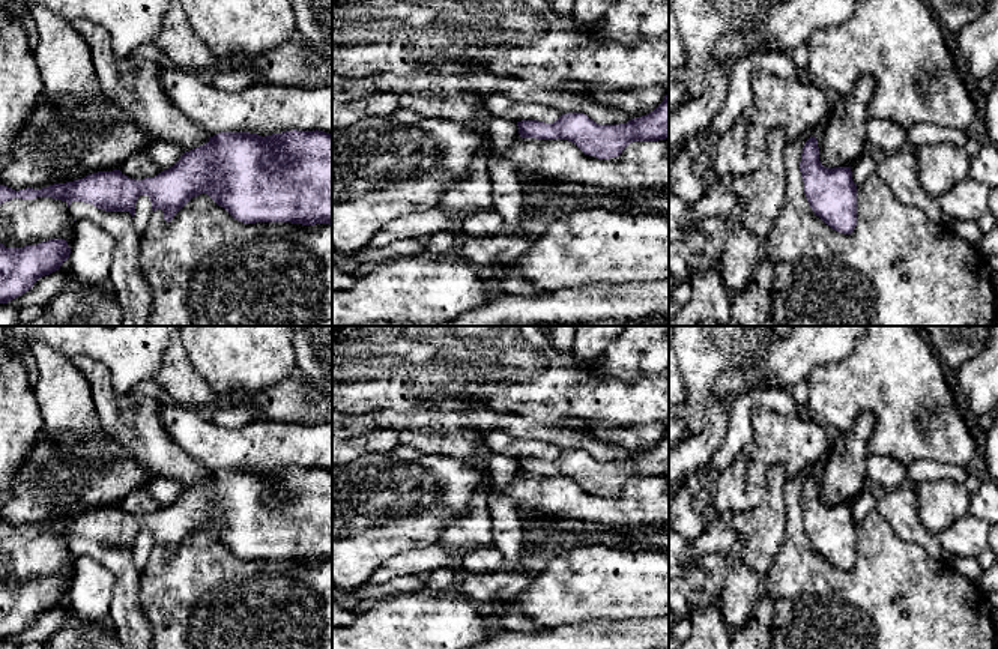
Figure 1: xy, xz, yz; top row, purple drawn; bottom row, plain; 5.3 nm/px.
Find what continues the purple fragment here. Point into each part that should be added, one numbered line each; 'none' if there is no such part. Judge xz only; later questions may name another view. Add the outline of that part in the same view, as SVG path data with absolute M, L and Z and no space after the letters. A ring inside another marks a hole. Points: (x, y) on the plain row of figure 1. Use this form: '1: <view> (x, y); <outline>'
none

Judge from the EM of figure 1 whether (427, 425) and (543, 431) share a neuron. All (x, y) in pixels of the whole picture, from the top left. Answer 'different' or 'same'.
same

